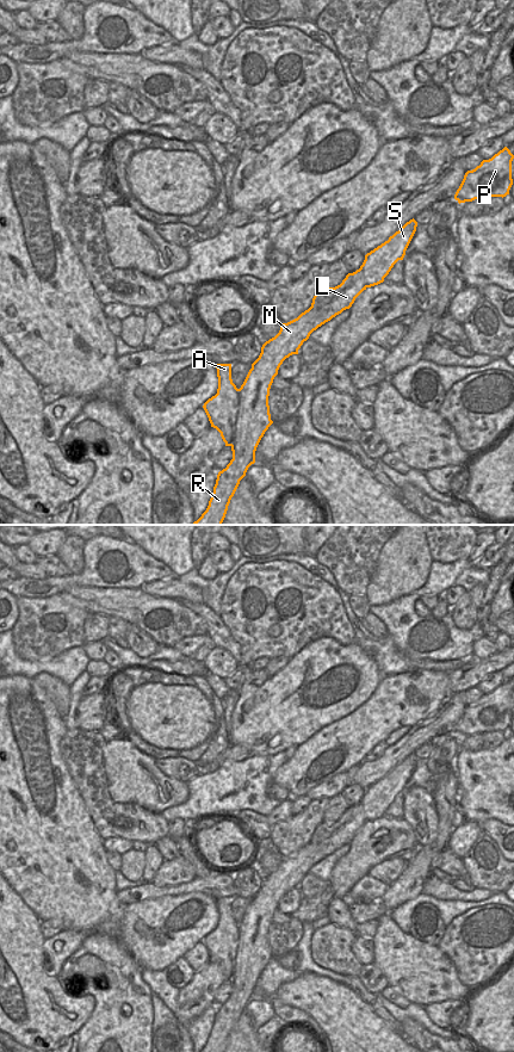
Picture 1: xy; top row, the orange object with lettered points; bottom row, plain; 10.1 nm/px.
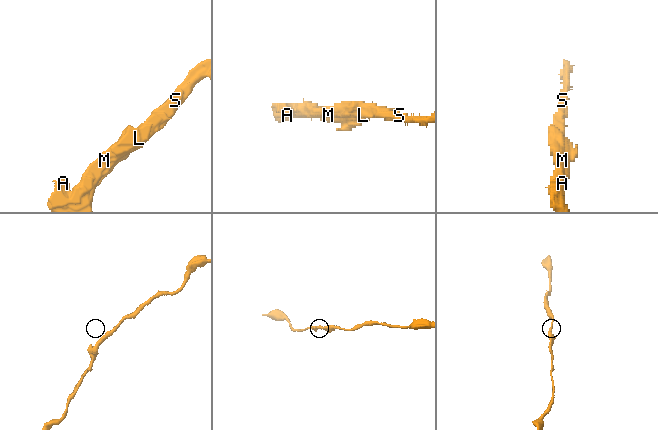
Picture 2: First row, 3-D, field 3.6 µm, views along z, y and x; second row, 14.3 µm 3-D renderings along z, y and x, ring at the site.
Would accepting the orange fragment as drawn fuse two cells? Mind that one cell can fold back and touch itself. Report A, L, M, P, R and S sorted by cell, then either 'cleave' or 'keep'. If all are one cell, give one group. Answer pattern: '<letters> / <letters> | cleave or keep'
A / L M P R S | cleave

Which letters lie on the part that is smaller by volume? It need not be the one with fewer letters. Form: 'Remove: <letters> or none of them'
Remove: A

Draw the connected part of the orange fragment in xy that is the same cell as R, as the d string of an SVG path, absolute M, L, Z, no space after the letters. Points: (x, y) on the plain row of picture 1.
M414 753L407 756L388 775L367 787L360 803L348 807L340 819L318 824L308 844L297 853L281 858L279 867L262 879L259 892L252 898L239 923L240 946L231 979L233 994L218 1007L209 1040L200 1052L225 1052L240 1015L255 997L256 982L273 958L268 930L283 896L298 889L314 865L349 843L364 824L384 816L394 799L403 794L416 761Z

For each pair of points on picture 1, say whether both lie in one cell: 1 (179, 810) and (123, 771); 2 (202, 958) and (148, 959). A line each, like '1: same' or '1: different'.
1: different
2: different

